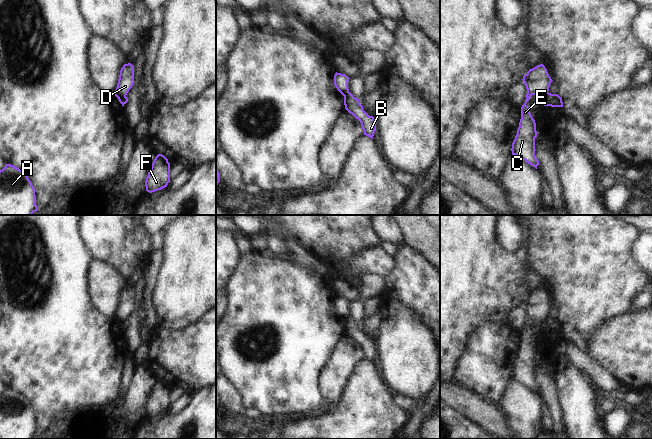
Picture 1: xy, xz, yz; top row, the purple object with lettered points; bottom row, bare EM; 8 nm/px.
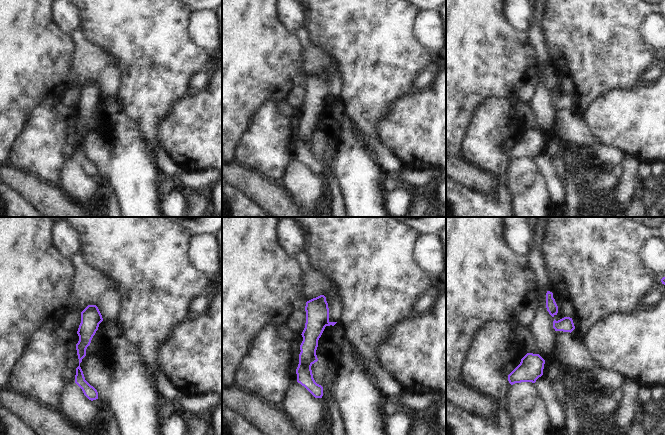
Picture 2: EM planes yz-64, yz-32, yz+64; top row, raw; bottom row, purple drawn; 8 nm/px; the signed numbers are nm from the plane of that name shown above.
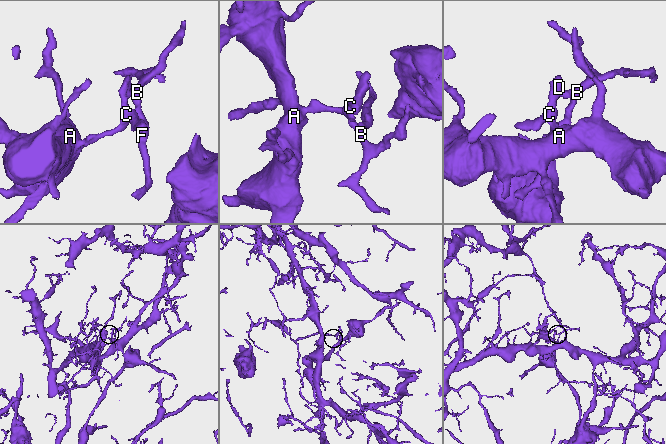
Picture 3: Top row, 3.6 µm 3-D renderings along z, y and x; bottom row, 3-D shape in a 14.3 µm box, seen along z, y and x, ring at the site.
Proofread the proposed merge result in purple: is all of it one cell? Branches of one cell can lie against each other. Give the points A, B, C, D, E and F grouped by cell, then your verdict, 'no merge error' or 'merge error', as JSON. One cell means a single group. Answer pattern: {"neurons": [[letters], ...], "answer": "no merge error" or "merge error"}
{"neurons": [["A", "C", "D", "E"], ["B", "F"]], "answer": "merge error"}

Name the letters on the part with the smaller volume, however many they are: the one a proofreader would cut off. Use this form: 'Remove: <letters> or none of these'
Remove: B, F.

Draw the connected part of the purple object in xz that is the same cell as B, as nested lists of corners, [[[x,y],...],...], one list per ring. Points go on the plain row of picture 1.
[[[350,316],[344,320],[345,333],[352,338],[361,347],[364,359],[373,363],[376,355],[376,348],[373,340],[369,340],[359,327],[359,323],[354,321]]]

